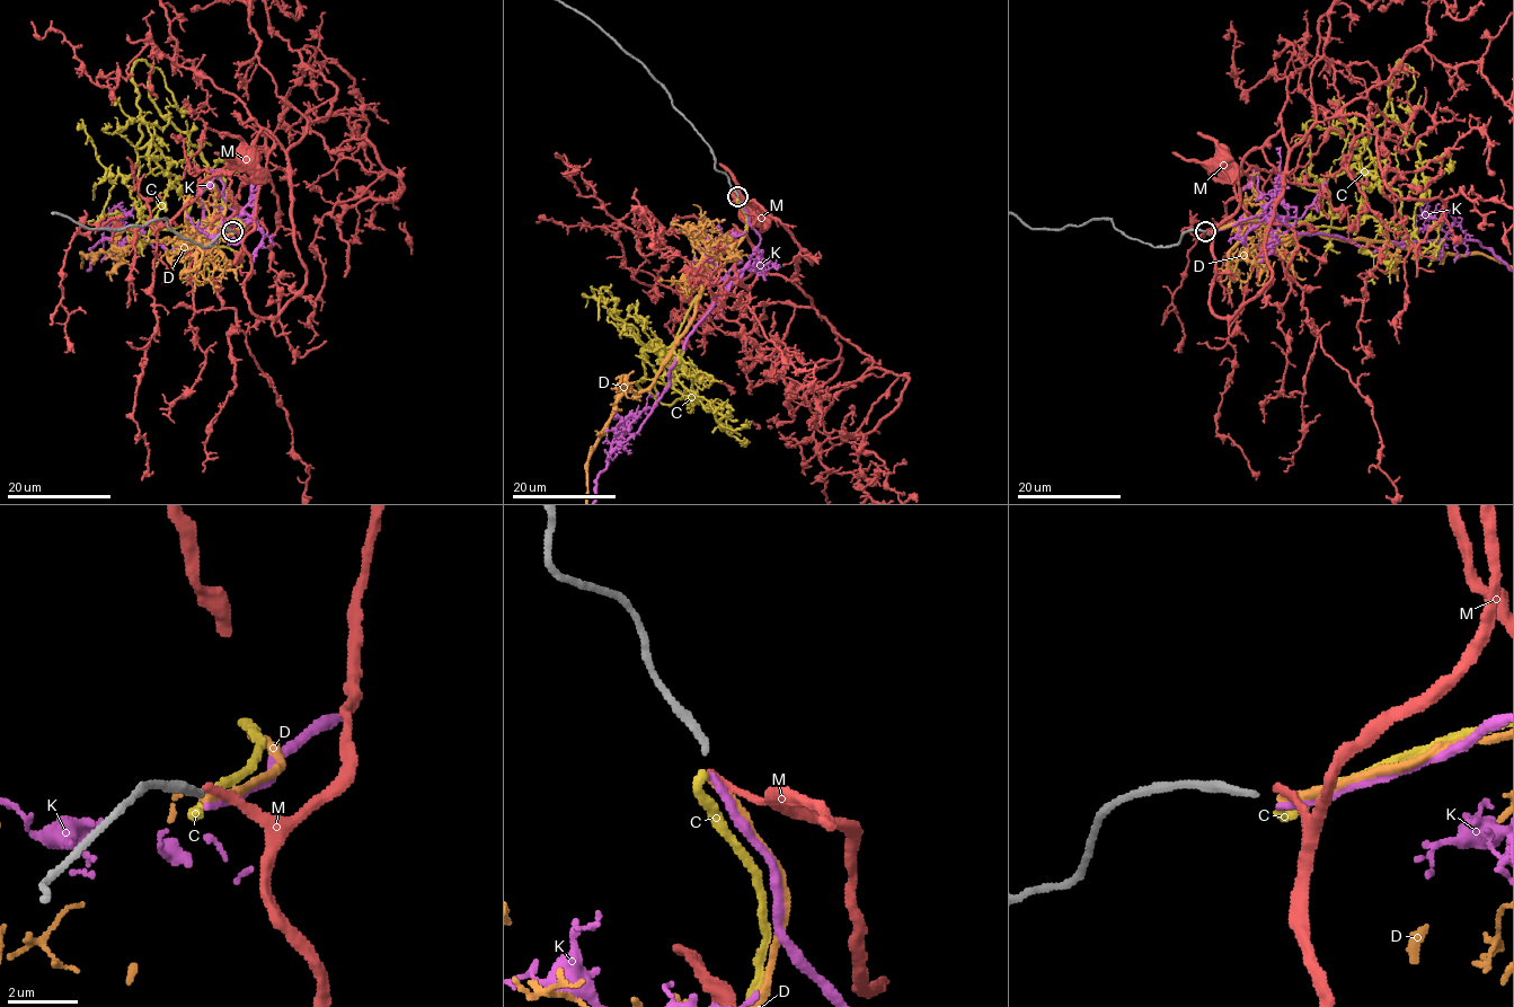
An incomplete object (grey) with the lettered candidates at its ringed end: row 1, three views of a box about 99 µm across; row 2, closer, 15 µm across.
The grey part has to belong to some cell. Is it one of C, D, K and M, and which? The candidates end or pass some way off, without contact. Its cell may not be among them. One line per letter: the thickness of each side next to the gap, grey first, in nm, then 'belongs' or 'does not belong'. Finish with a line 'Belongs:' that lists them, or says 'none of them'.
C: 190 nm thick on the grey side, 280 nm on the other; does not belong
D: 190 nm thick on the grey side, 240 nm on the other; belongs
K: 190 nm thick on the grey side, 220 nm on the other; does not belong
M: 190 nm thick on the grey side, 220 nm on the other; does not belong
Belongs: D

